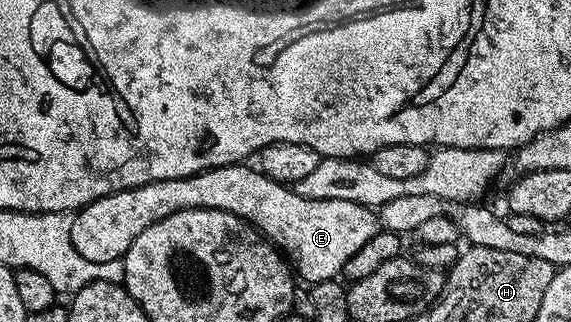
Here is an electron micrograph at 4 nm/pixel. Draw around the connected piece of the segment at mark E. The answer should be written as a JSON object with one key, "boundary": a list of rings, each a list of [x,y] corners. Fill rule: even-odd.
{"boundary":[[[250,164],[217,166],[187,178],[160,180],[121,190],[104,196],[96,203],[97,210],[97,261],[118,262],[144,228],[152,228],[152,224],[176,212],[223,210],[243,218],[269,238],[306,284],[337,279],[344,264],[348,264],[352,255],[368,244],[380,229],[378,215],[371,207],[352,204],[352,200],[304,200],[304,196],[296,196],[289,185],[272,180]]]}

